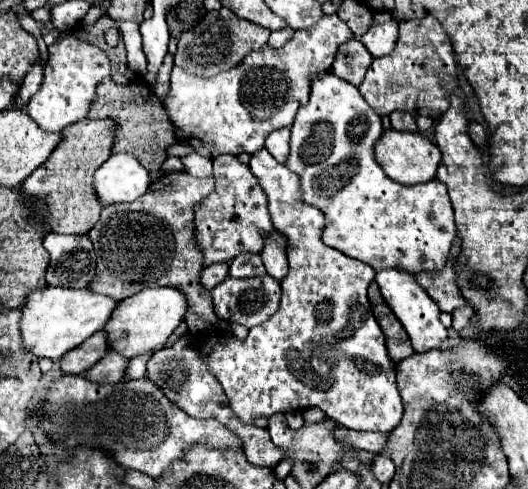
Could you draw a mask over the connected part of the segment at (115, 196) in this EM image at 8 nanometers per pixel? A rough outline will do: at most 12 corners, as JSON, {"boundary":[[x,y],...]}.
{"boundary":[[111,155],[95,173],[101,205],[131,203],[149,171],[131,155]]}

